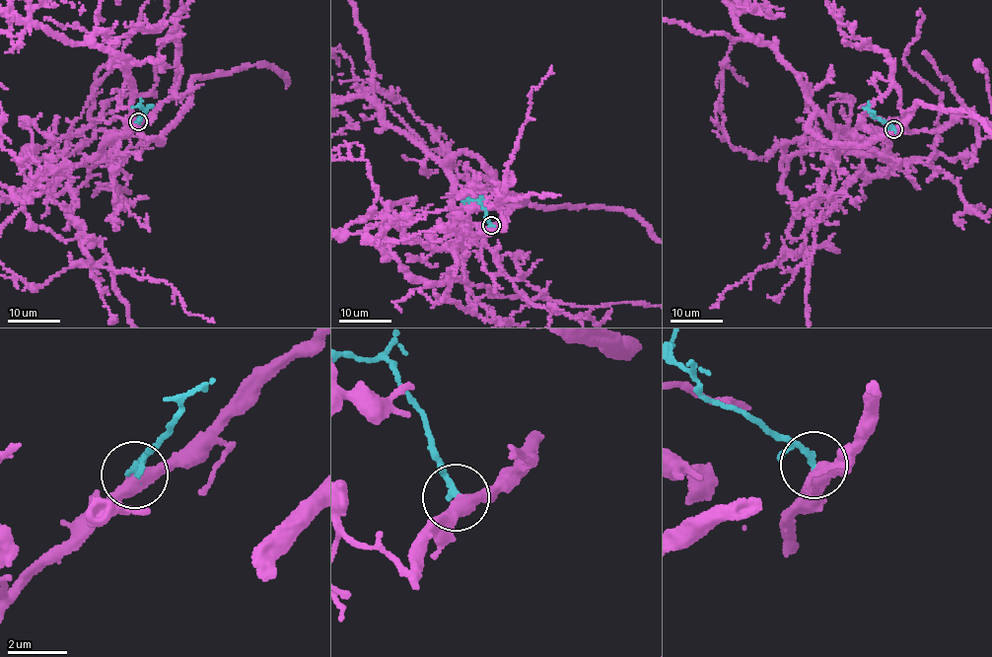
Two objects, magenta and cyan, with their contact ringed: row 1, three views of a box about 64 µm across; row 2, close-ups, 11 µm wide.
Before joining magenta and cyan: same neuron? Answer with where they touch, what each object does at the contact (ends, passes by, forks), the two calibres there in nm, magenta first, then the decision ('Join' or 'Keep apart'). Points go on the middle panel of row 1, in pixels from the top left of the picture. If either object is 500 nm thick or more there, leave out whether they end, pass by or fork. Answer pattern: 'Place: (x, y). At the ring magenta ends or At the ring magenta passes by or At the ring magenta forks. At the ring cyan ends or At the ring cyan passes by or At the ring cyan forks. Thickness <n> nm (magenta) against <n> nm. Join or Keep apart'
Place: (491, 225). At the ring magenta passes by. At the ring cyan passes by. Thickness 460 nm (magenta) against 160 nm. Join

